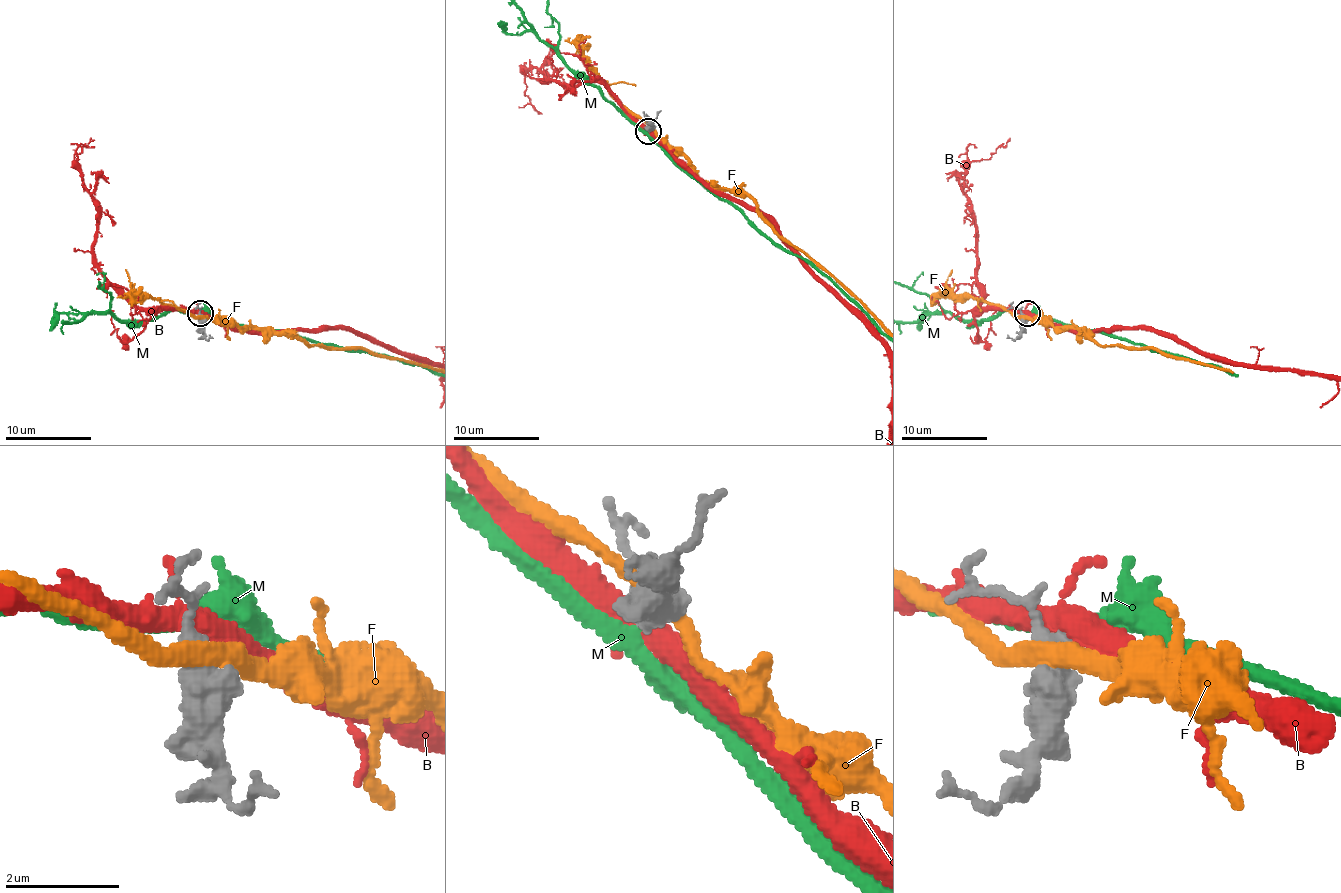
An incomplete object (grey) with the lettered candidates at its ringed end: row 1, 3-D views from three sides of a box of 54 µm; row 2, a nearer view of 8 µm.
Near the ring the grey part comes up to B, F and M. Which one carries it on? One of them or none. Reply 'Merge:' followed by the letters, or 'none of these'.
Merge: M

